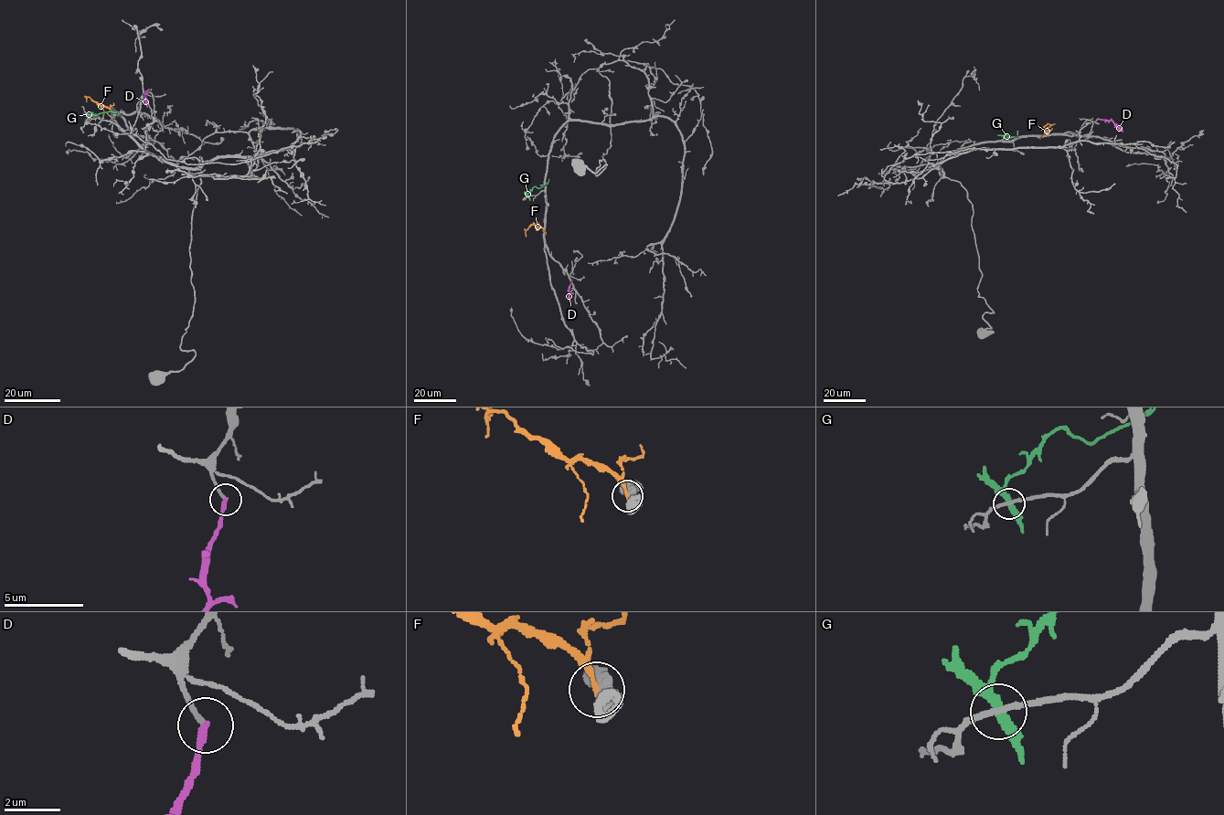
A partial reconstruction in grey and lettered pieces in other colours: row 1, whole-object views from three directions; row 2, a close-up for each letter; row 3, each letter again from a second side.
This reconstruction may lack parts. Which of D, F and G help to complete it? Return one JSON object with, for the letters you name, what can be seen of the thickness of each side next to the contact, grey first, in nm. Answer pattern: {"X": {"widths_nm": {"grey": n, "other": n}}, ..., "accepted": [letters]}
{"accepted": []}

